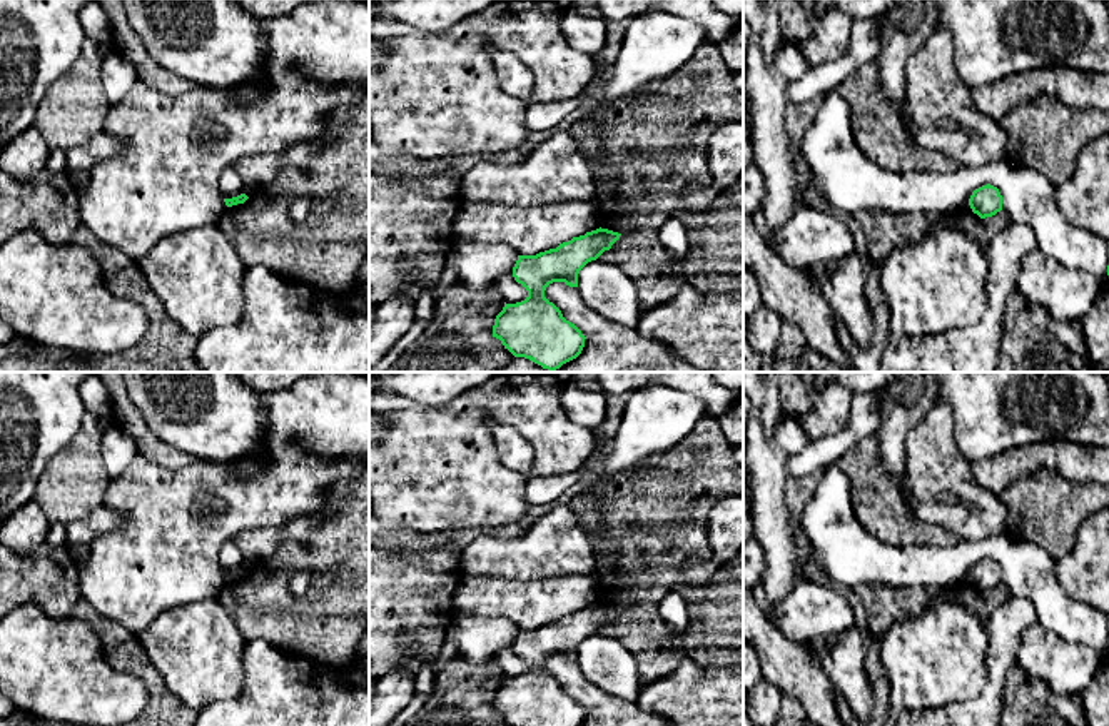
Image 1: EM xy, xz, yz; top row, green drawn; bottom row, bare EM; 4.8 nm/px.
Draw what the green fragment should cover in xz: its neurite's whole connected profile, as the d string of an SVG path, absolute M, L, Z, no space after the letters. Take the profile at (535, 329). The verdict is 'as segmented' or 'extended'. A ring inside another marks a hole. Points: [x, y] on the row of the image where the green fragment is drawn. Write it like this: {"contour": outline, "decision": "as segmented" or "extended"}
{"contour": "M600 227L556 249L518 255L513 277L528 290L528 297L516 304L504 302L494 319L493 337L514 357L529 359L549 372L576 359L585 347L585 335L544 297L544 290L553 282L578 287L580 270L610 250L620 235Z", "decision": "as segmented"}

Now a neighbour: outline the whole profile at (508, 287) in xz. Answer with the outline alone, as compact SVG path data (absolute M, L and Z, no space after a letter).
M513 272L499 275L494 282L494 287L506 304L516 304L528 297L528 290L514 280Z

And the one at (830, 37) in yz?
M835 7L817 18L813 33L800 43L800 52L810 67L833 62L847 53L852 18Z

